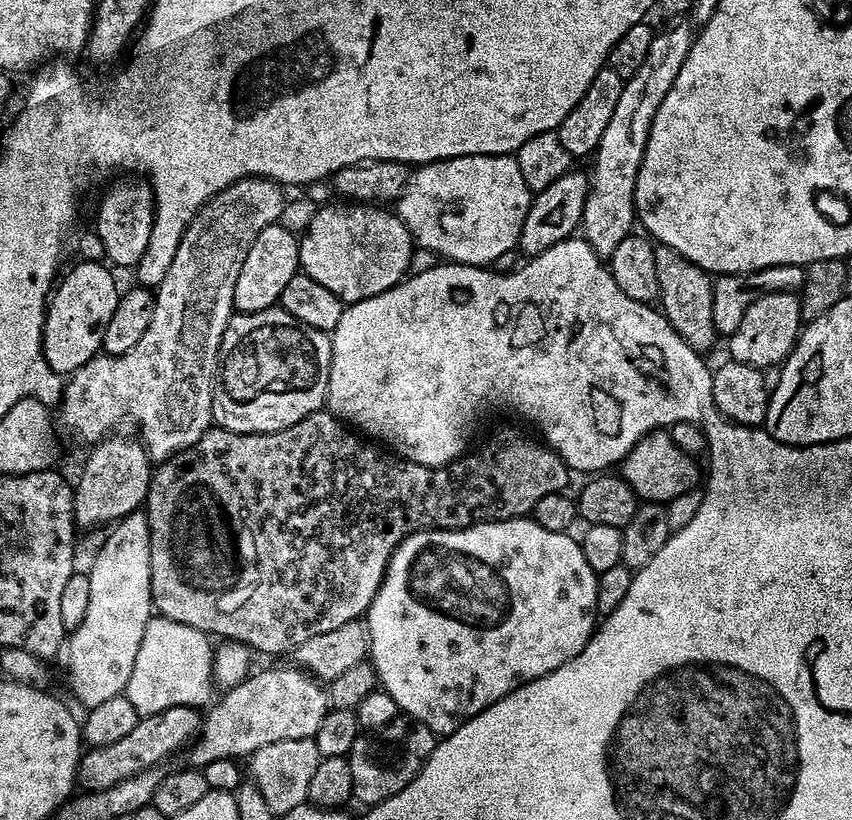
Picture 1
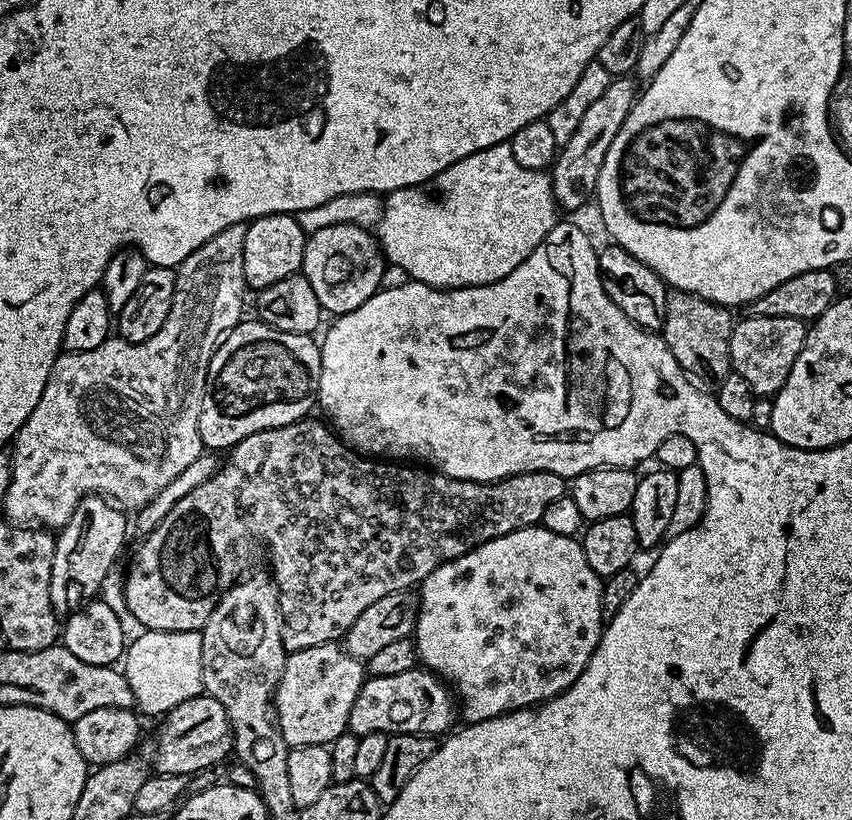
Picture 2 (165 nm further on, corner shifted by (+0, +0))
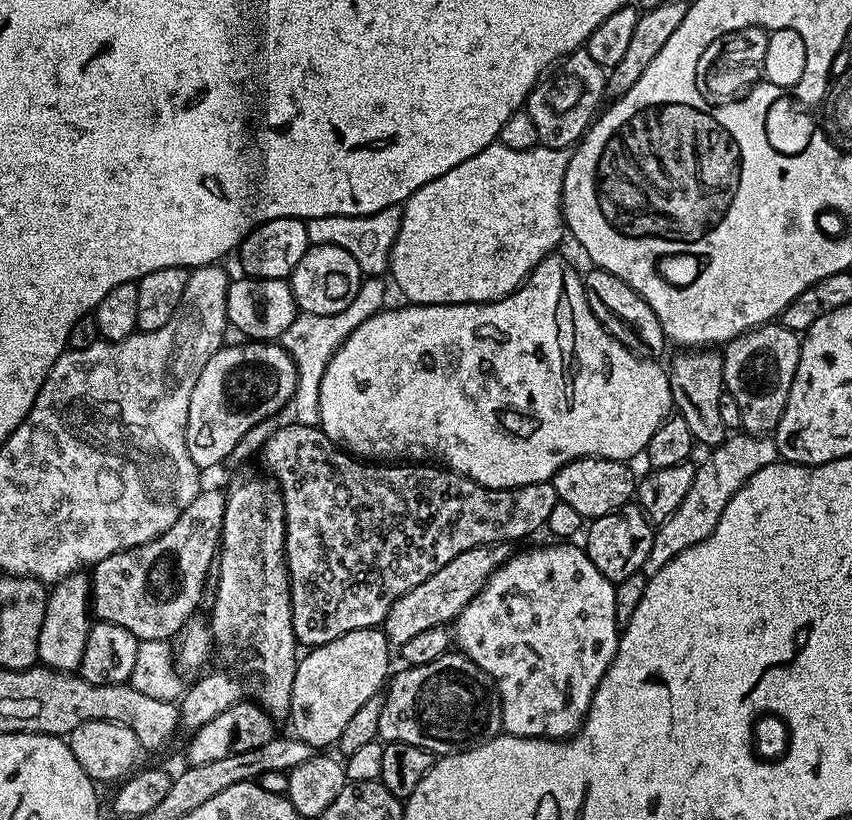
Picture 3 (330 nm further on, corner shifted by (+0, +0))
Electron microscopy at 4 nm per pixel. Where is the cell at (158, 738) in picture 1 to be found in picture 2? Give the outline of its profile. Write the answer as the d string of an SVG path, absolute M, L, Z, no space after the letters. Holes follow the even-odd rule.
M207 694L190 698L167 712L162 723L164 725L156 736L156 749L150 752L156 772L191 778L198 772L215 769L215 764L223 765L229 759L227 756L232 752L232 727L218 698Z

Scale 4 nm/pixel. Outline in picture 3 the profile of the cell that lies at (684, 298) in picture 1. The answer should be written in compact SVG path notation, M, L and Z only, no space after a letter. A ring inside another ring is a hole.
M680 350L672 360L672 368L668 372L668 381L672 387L672 402L675 411L690 426L690 434L697 445L705 444L705 449L717 448L726 438L726 429L722 422L722 414L718 414L718 402L722 402L724 393L724 357L716 350Z

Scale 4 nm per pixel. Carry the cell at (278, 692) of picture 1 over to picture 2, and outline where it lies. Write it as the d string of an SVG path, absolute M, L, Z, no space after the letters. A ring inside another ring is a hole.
M339 643L319 644L291 653L285 659L284 673L276 687L274 715L289 749L322 744L331 746L348 731L350 706L364 685L366 668Z

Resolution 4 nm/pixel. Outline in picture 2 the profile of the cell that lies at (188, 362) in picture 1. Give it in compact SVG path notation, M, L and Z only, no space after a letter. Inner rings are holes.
M245 225L226 226L226 230L222 230L222 234L214 234L214 238L210 238L210 242L198 246L198 250L194 250L194 254L190 254L179 264L176 268L174 302L170 306L170 314L166 318L162 330L158 330L158 334L154 334L154 338L141 344L125 344L109 338L102 342L102 346L98 346L94 350L64 352L56 357L54 366L50 370L50 378L46 382L46 390L42 390L42 398L38 398L38 406L34 406L30 418L16 431L14 437L14 447L10 452L12 477L10 478L10 486L2 497L5 512L3 515L11 523L17 526L27 526L33 530L59 530L64 527L70 514L74 514L78 502L83 496L89 494L105 497L124 510L129 510L128 508L132 508L131 510L142 509L154 498L154 494L158 494L158 490L162 490L162 486L169 485L172 479L178 474L182 474L182 470L186 470L186 466L190 466L190 462L194 462L194 458L198 458L202 454L198 414L202 410L202 398L208 381L208 367L220 341L237 324L241 323L242 317L245 315L243 312L246 285L242 270L242 250L244 249L245 238Z

